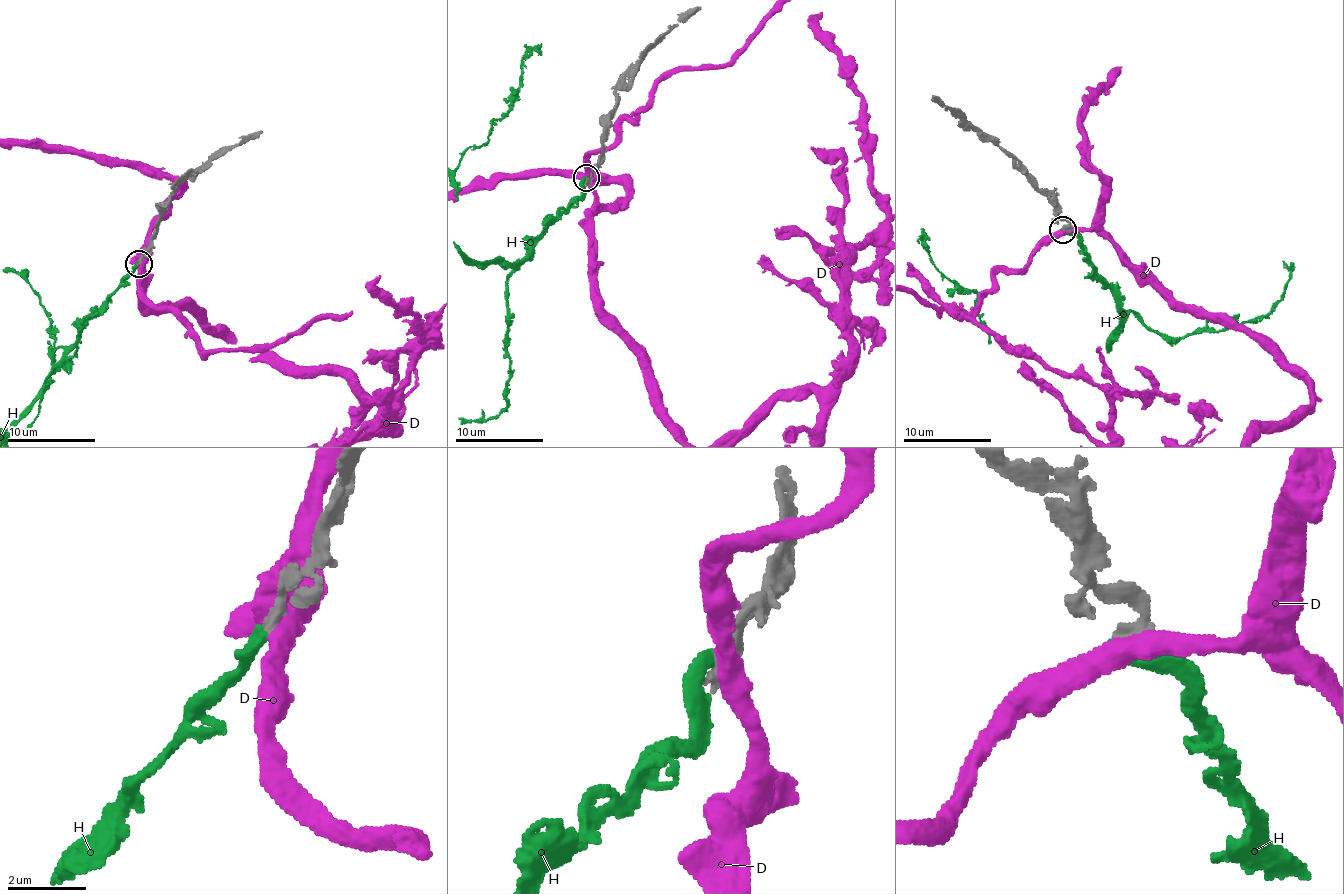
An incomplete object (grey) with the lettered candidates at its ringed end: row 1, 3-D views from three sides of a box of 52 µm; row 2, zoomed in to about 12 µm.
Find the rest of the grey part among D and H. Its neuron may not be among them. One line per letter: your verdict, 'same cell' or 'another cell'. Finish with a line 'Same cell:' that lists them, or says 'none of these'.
D: another cell
H: same cell
Same cell: H

